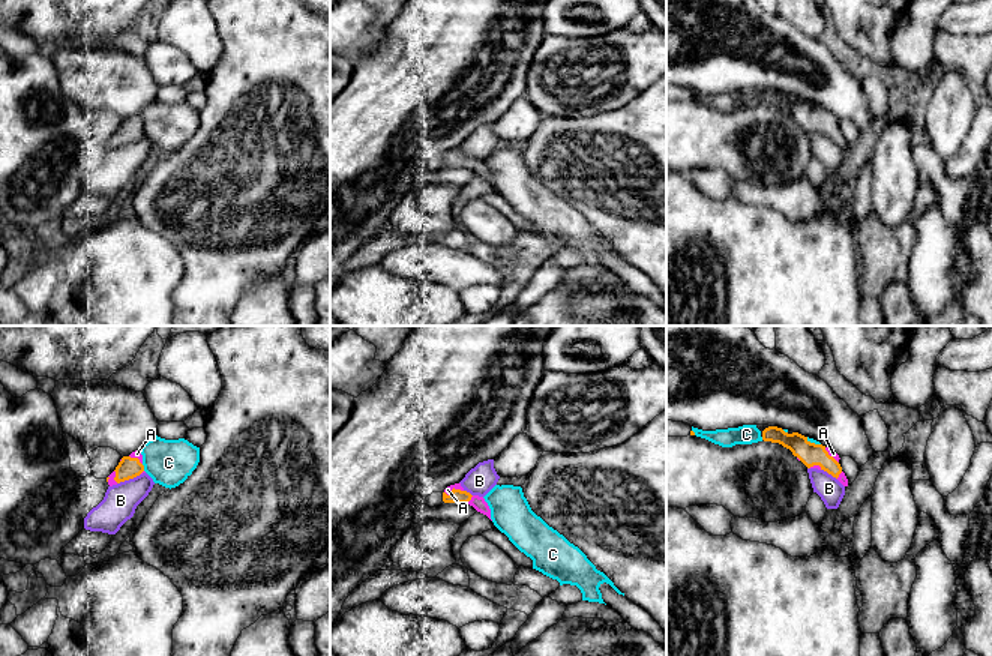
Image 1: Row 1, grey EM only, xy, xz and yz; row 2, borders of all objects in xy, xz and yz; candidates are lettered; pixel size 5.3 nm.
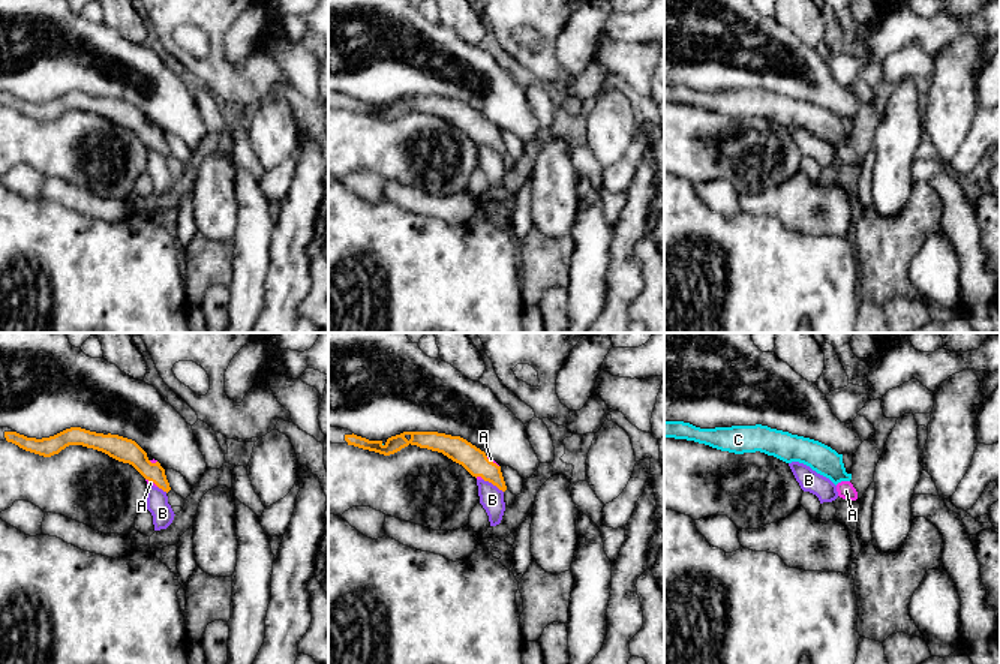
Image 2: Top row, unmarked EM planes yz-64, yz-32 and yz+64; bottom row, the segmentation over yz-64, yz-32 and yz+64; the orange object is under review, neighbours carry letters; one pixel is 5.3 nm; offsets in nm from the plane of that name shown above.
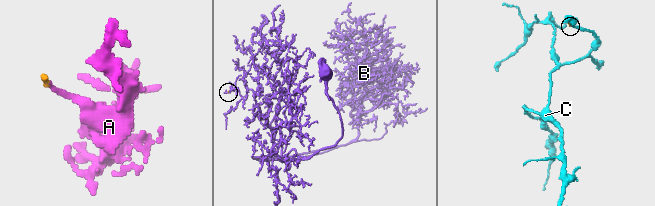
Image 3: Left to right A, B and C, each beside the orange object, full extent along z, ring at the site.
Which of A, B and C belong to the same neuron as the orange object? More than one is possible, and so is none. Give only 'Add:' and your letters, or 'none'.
Add: A

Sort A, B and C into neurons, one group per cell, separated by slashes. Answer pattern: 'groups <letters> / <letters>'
groups A / B / C

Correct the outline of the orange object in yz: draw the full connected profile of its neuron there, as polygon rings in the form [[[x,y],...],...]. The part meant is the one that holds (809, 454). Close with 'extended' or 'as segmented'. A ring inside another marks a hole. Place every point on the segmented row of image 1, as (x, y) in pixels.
[[[756,425],[756,428],[761,431],[764,441],[782,444],[807,468],[824,470],[836,477],[843,486],[848,486],[848,479],[839,464],[840,458],[834,450],[822,444],[810,443],[807,437],[789,429],[785,432],[782,428],[768,425]]]; extended

